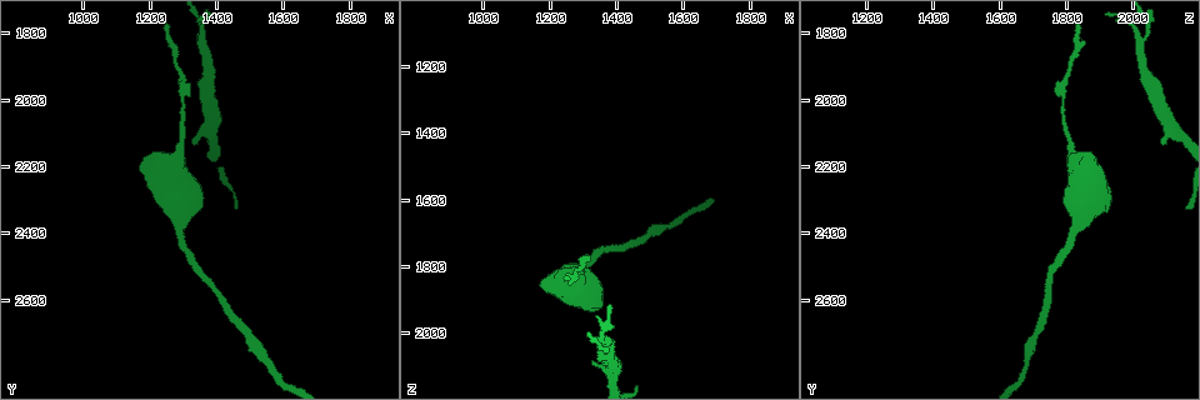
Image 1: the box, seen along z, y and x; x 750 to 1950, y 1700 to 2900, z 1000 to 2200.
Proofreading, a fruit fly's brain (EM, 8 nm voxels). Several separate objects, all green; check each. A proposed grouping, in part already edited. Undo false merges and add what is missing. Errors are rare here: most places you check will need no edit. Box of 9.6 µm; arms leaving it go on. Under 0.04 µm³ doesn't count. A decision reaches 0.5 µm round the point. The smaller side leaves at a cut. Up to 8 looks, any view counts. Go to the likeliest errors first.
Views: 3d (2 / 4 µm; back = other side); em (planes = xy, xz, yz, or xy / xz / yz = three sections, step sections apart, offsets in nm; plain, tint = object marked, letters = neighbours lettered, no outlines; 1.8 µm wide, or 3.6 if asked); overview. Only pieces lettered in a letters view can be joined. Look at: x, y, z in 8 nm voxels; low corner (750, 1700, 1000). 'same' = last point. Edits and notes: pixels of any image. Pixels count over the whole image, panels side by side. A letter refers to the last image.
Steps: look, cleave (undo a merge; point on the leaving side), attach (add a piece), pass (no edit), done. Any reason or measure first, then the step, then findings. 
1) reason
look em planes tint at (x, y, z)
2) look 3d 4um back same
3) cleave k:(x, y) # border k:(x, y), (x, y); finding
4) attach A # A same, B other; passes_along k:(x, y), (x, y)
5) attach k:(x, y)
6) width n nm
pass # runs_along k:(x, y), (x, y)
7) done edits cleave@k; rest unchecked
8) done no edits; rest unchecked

an open end
look em xy step 8 tint at (1320, 2140, 2080)

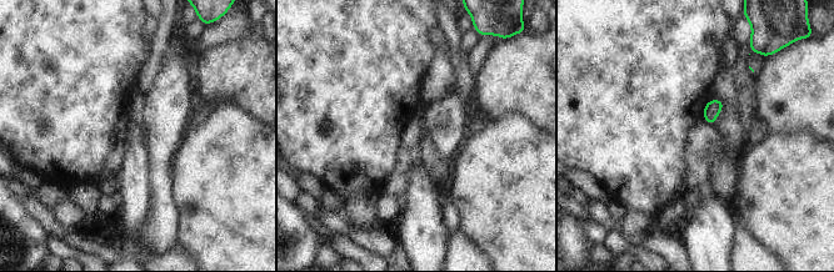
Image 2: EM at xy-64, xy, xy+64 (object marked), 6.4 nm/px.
look em xz step 8 tint same

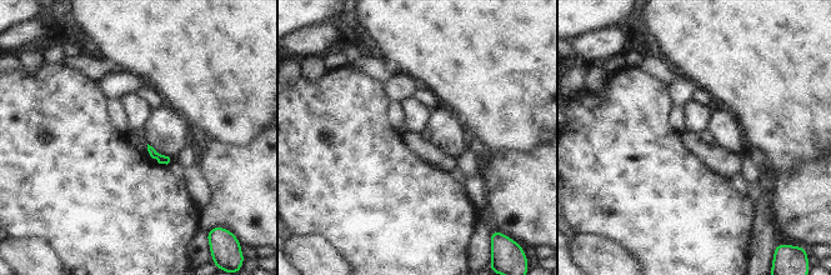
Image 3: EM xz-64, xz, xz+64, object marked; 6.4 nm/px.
look em xz step 8 letters same

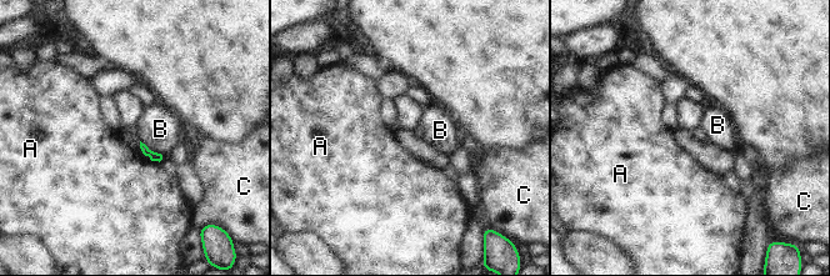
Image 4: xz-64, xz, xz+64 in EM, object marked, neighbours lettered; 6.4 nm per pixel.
pass # A other, B other, C other; border 4:(140, 140), (161, 155); none of them fits

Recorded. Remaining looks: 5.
branch stops here
look em 3.6um planes letters at (1240, 1780, 1840)

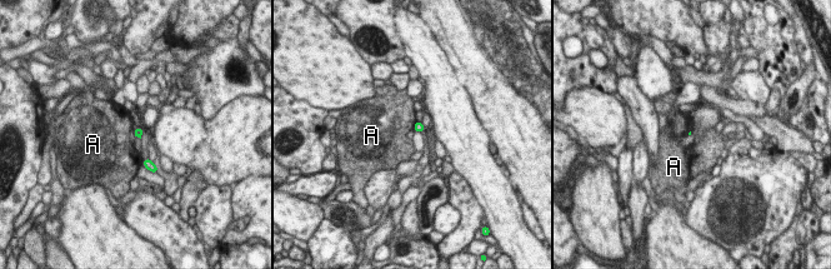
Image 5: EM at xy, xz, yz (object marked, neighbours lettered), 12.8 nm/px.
pass # A other; border 5:(416, 121), (413, 129); none of them fits

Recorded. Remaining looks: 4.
stops while still wide
look em planes letters at (1190, 2180, 1860)

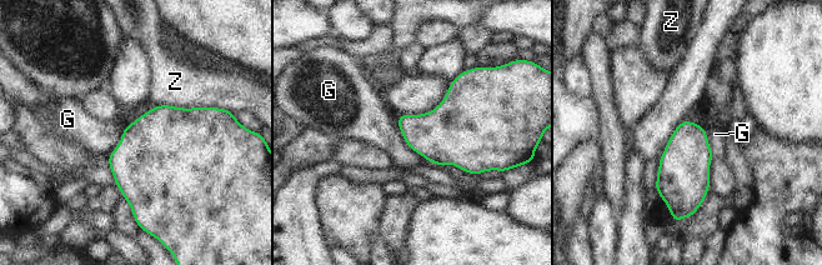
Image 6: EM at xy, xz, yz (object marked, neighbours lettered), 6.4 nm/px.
pass # G other, Z other; border 6:(397, 115), (405, 143), (430, 161); no lettered piece goes on from it

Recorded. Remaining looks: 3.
done no edits; rest unchecked

